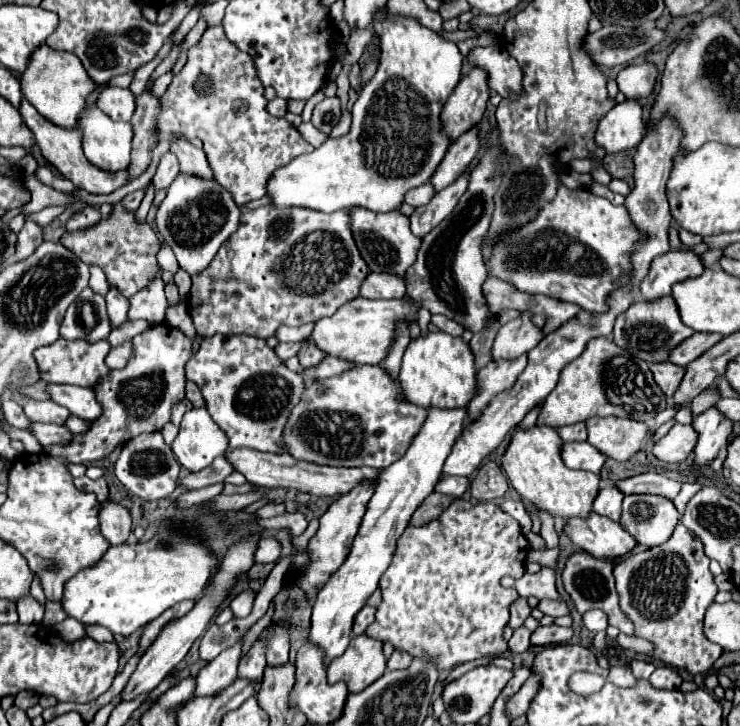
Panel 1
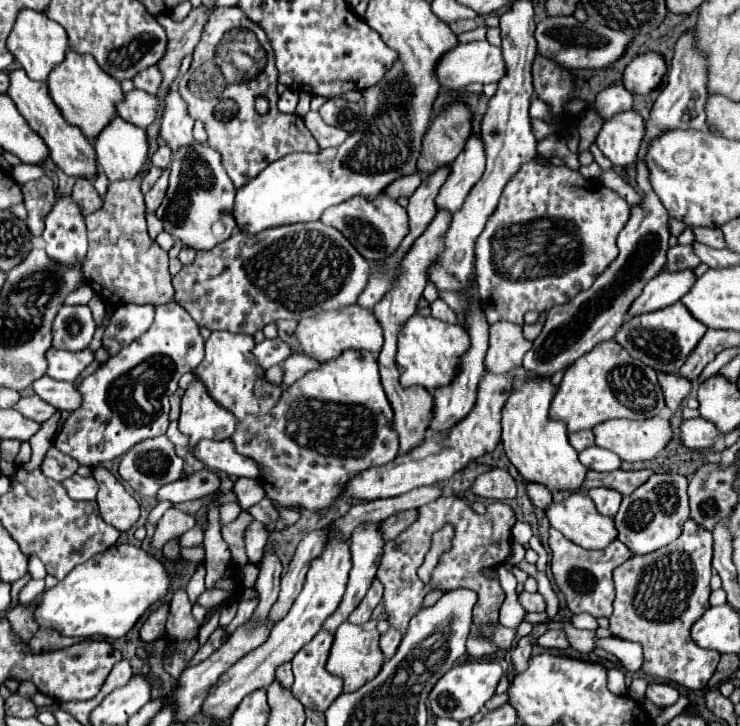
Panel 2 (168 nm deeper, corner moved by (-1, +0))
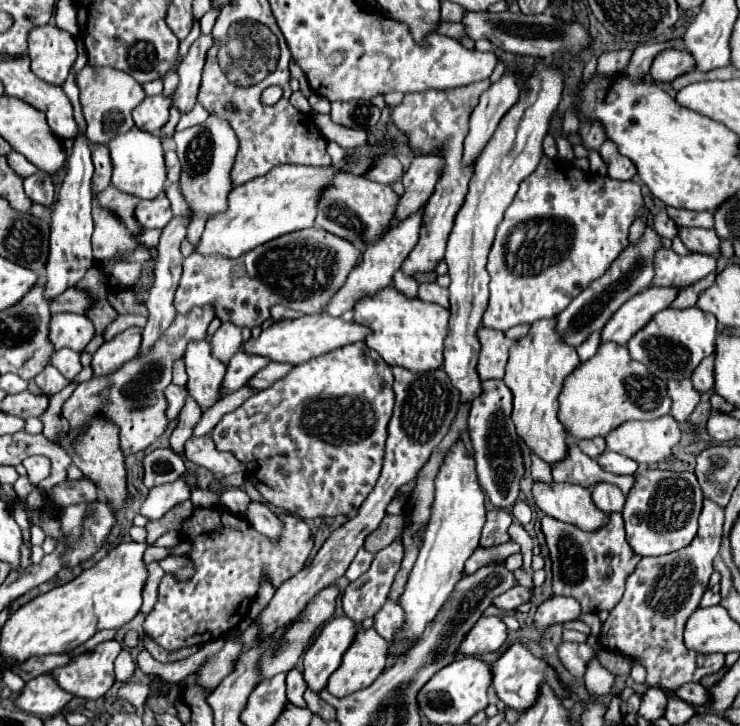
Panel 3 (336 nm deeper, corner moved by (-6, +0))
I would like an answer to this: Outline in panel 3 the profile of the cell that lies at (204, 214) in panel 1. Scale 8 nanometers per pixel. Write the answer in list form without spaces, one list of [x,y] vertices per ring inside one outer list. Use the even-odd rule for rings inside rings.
[[[209,114],[209,118],[203,124],[175,132],[173,142],[177,146],[177,154],[183,166],[179,182],[181,182],[181,190],[187,198],[189,208],[195,214],[203,214],[207,218],[227,208],[225,202],[227,202],[227,194],[231,192],[229,170],[233,168],[233,162],[239,150],[237,134],[229,126],[229,122],[221,120],[215,114]]]

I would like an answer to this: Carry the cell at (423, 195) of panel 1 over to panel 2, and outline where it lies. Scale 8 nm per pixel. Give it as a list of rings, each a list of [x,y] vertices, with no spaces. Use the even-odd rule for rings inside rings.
[[[418,174],[414,176],[402,176],[402,180],[394,180],[394,184],[390,184],[390,188],[386,188],[386,194],[394,200],[398,200],[400,196],[410,198],[414,194],[414,190],[420,186],[422,178]]]

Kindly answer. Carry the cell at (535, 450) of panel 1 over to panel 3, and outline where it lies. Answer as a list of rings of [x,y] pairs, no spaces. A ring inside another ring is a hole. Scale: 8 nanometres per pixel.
[[[555,318],[537,320],[531,324],[527,336],[519,338],[515,346],[509,350],[509,362],[505,366],[505,384],[513,392],[513,422],[527,444],[527,448],[553,464],[555,460],[563,460],[567,452],[567,430],[557,418],[559,402],[557,396],[563,388],[563,380],[581,364],[573,346],[565,344],[555,330]]]

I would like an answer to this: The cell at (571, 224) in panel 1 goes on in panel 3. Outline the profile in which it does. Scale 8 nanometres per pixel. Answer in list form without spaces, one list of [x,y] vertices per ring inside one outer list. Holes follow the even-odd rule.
[[[543,156],[535,172],[523,180],[515,200],[507,208],[505,218],[497,228],[487,262],[487,272],[491,276],[489,306],[483,314],[481,326],[507,330],[513,324],[531,324],[535,320],[553,318],[563,312],[563,308],[567,308],[571,300],[581,294],[593,280],[603,276],[611,262],[627,248],[627,228],[641,208],[643,194],[639,184],[581,172],[569,162]]]

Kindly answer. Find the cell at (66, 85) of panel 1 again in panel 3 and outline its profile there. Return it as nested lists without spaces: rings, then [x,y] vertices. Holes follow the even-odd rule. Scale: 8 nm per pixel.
[[[89,64],[77,74],[77,86],[81,90],[81,106],[87,122],[87,138],[93,144],[107,144],[117,134],[129,132],[135,124],[131,112],[145,100],[145,92],[137,80],[131,80],[127,72],[115,68],[91,68]]]

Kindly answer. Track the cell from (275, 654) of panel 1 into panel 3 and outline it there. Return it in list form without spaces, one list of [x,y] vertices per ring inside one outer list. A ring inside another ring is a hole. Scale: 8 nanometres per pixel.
[[[293,668],[289,674],[287,674],[287,698],[291,704],[295,706],[305,706],[305,700],[303,700],[303,692],[305,692],[307,684],[303,680],[303,674],[299,668]]]

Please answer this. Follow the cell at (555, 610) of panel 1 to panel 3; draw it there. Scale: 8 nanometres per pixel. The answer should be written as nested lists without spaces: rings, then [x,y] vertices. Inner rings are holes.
[[[515,586],[511,590],[507,590],[505,594],[495,596],[495,600],[491,602],[493,606],[497,606],[499,610],[517,610],[521,604],[525,604],[531,598],[531,588],[523,588],[523,586]]]

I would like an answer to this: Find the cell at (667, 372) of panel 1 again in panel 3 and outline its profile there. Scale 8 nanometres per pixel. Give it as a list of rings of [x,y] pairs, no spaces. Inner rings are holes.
[[[669,380],[667,382],[667,392],[673,400],[671,404],[671,416],[677,422],[683,422],[689,418],[689,414],[695,410],[695,406],[699,404],[699,392],[695,392],[691,380]]]

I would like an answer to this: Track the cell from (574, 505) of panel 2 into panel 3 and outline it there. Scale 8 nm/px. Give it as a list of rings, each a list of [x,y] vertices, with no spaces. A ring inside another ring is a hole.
[[[533,482],[533,498],[547,516],[579,524],[587,532],[607,524],[607,514],[593,504],[589,488],[581,484]]]

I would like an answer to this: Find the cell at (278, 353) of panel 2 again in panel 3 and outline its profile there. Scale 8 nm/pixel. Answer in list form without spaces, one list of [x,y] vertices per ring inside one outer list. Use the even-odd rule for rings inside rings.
[[[237,352],[227,364],[227,374],[221,384],[221,396],[227,396],[227,394],[239,390],[265,364],[267,364],[267,360],[263,360],[261,356],[247,356],[245,352]]]

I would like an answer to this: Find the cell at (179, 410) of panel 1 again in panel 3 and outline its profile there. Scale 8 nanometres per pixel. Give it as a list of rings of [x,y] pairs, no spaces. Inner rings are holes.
[[[169,384],[165,388],[165,398],[167,398],[167,418],[169,420],[175,420],[179,418],[179,412],[185,404],[185,396],[187,396],[187,390],[183,386],[175,386],[175,384]]]

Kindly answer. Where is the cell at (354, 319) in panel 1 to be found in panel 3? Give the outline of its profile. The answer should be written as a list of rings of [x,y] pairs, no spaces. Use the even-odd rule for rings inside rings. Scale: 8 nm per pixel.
[[[307,314],[307,316],[301,316],[301,318],[275,322],[273,326],[263,330],[257,340],[251,338],[251,340],[243,342],[241,350],[245,354],[263,356],[271,362],[303,364],[303,362],[307,362],[311,358],[317,358],[325,352],[341,348],[343,344],[359,342],[359,340],[363,340],[363,336],[367,336],[367,328],[363,328],[361,324],[345,322],[343,318],[333,318],[333,316],[327,316],[327,314]]]

